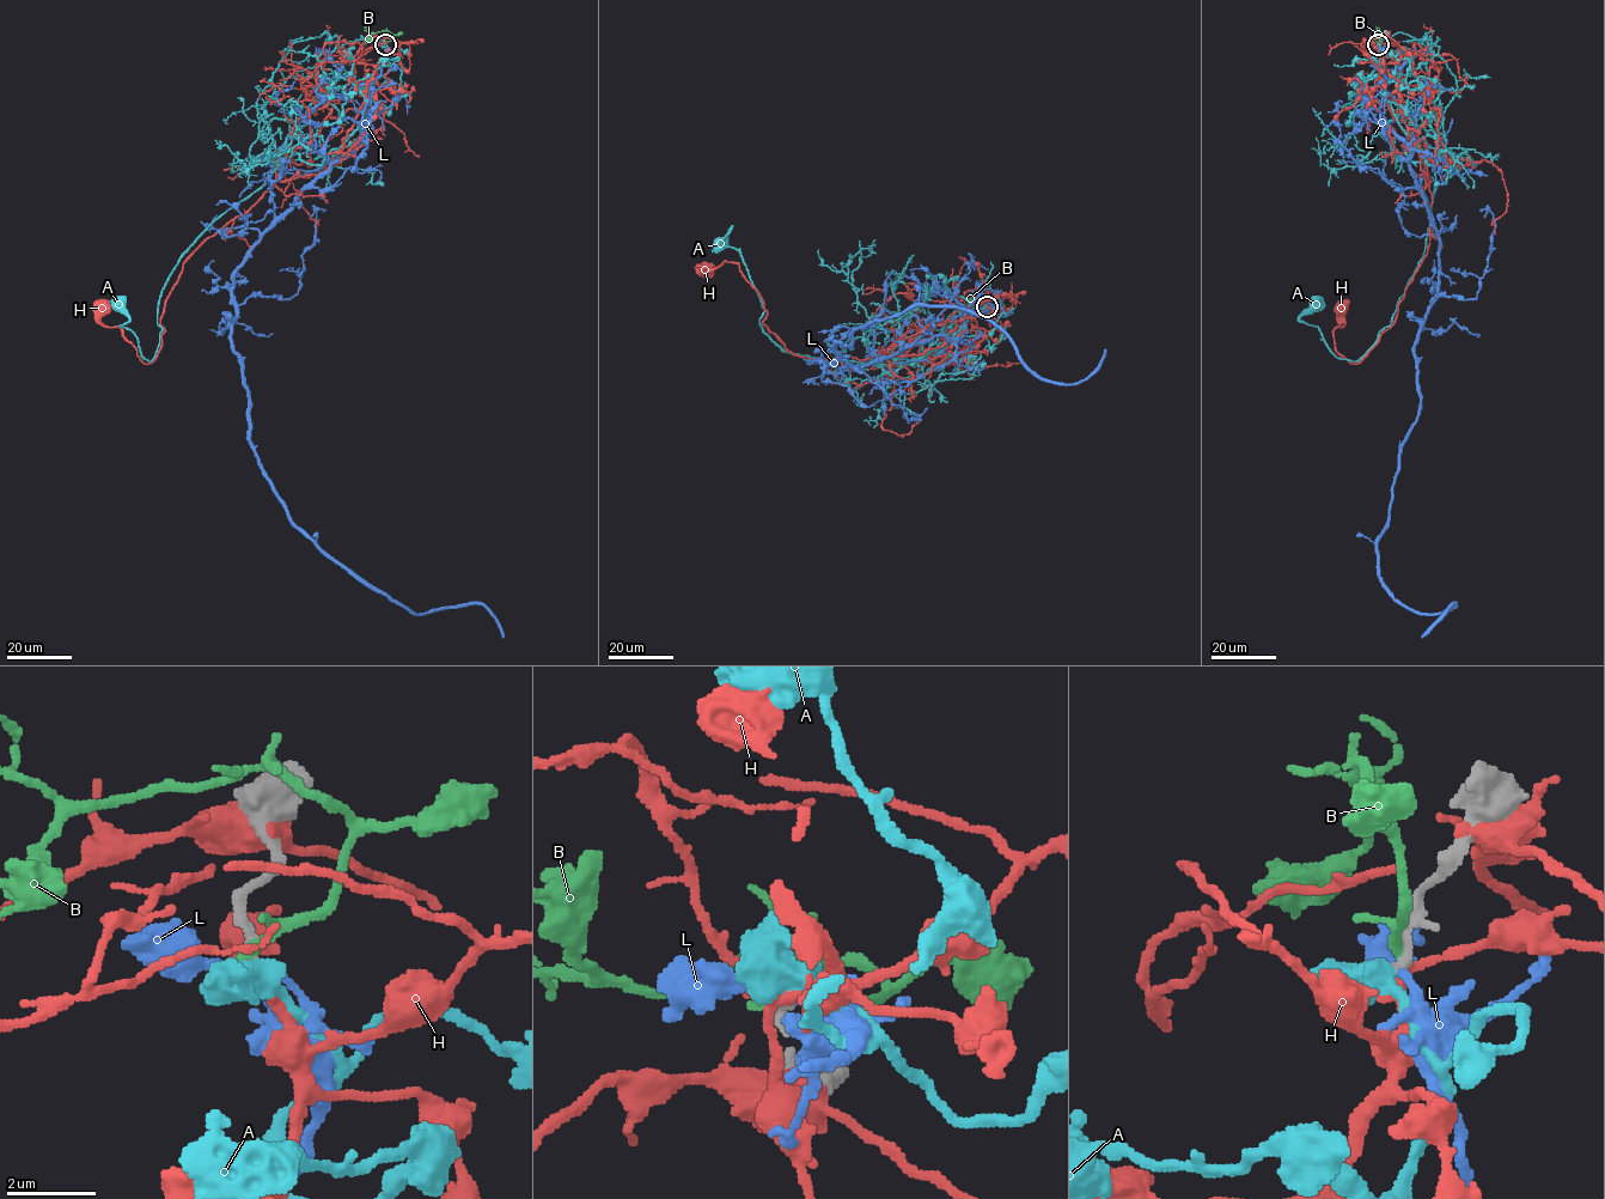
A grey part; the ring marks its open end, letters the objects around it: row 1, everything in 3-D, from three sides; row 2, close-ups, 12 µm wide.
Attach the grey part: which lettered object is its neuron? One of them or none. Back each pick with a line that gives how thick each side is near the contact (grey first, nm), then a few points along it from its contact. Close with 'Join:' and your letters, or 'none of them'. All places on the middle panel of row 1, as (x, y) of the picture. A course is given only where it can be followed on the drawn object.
A: calibres 280 and 550 nm; course (987, 306), (956, 294), (971, 317), (892, 375), (793, 354), (758, 322), (731, 227), (720, 244)
Join: A

